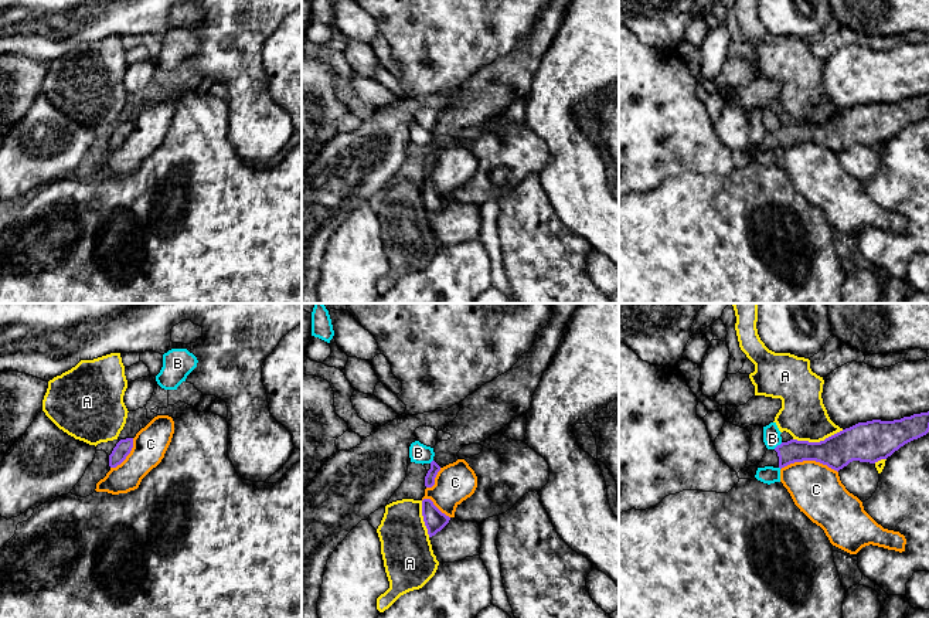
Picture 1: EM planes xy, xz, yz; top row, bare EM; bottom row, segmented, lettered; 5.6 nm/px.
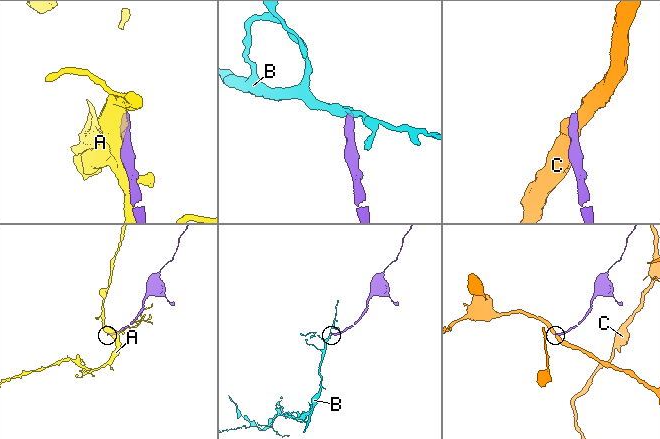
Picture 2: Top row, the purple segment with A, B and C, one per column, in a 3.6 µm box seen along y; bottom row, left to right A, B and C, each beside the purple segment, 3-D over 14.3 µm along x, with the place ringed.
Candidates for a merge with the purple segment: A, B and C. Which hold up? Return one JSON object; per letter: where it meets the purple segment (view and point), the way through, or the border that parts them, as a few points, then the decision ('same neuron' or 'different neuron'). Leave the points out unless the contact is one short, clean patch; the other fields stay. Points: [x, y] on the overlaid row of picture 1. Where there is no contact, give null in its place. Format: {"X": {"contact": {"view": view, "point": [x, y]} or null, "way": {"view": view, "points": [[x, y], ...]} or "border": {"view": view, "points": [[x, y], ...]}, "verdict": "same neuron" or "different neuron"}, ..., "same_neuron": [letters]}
{"A": {"contact": {"view": "yz", "point": [817, 442]}, "verdict": "different neuron"}, "B": {"contact": {"view": "yz", "point": [778, 445]}, "border": {"view": "yz", "points": [[782, 442], [773, 448]]}, "verdict": "different neuron"}, "C": {"contact": {"view": "yz", "point": [809, 459]}, "border": {"view": "yz", "points": [[781, 468], [795, 462], [819, 461], [837, 472]]}, "verdict": "different neuron"}, "same_neuron": []}

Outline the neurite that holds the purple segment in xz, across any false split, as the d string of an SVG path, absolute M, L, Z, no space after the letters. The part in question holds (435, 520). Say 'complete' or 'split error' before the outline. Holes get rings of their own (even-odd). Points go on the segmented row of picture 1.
complete; M431 499L422 500L422 516L429 537L440 532L450 520L450 517L442 513Z

